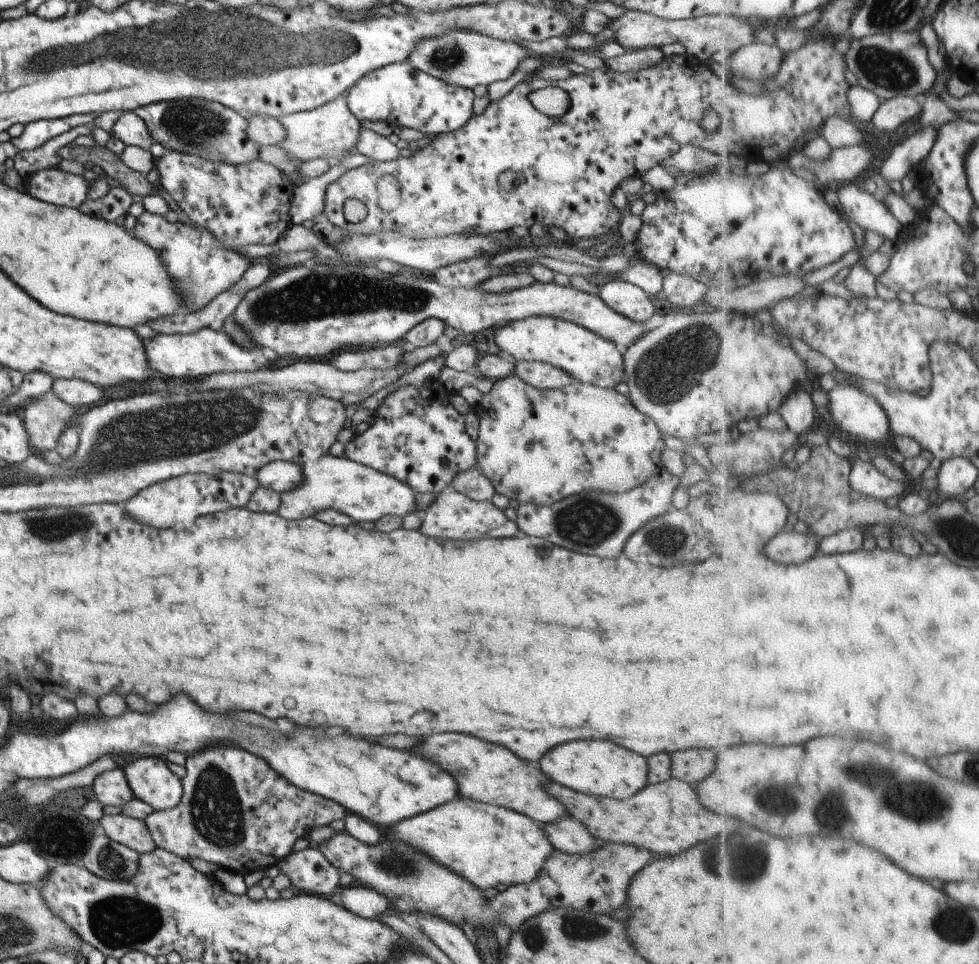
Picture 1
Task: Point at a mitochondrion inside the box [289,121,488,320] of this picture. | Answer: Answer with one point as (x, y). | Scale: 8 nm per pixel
(450, 216)

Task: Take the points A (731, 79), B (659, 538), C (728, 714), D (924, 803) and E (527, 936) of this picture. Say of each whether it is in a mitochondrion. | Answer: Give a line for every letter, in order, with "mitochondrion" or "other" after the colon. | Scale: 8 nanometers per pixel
A: other
B: mitochondrion
C: other
D: mitochondrion
E: mitochondrion

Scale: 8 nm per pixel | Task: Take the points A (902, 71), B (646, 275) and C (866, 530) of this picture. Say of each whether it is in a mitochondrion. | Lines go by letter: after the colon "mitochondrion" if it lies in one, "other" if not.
A: mitochondrion
B: other
C: other

